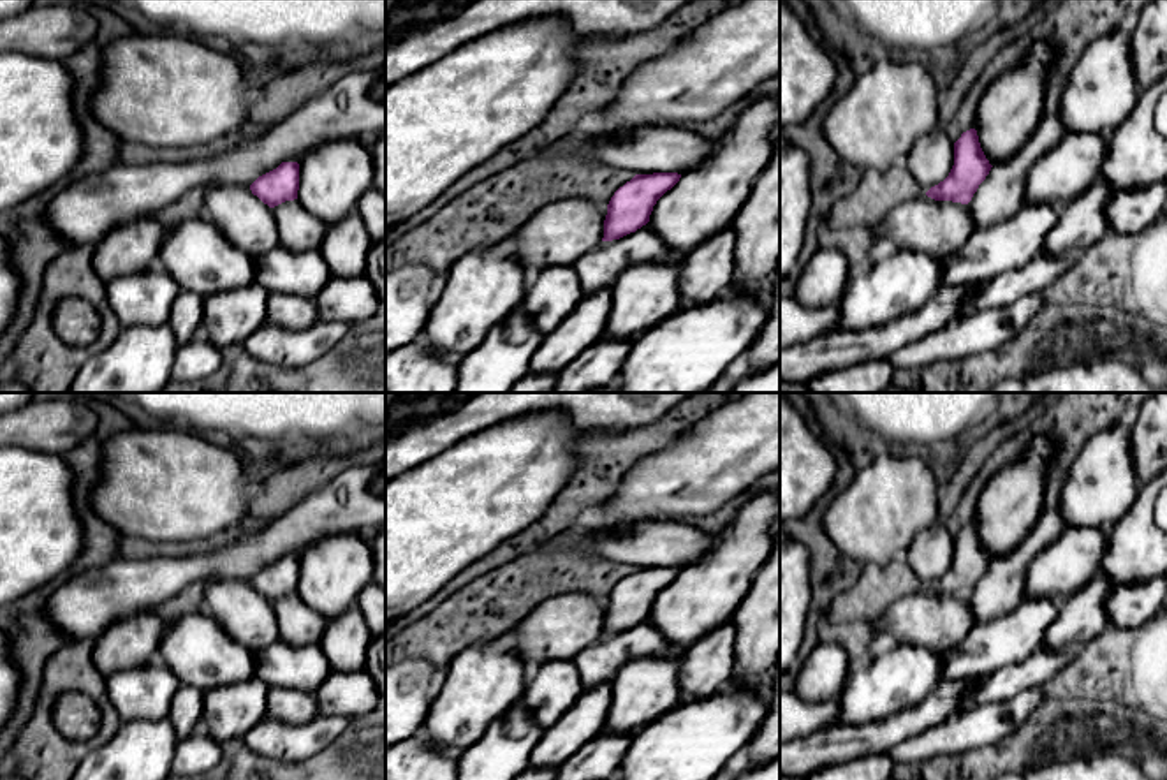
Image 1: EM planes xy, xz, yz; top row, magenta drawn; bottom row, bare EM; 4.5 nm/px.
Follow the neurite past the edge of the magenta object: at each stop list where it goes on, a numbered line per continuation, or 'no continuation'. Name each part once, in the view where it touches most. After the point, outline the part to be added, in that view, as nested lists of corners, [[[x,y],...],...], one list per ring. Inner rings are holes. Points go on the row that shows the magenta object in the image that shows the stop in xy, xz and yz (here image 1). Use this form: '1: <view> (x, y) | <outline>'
no continuation

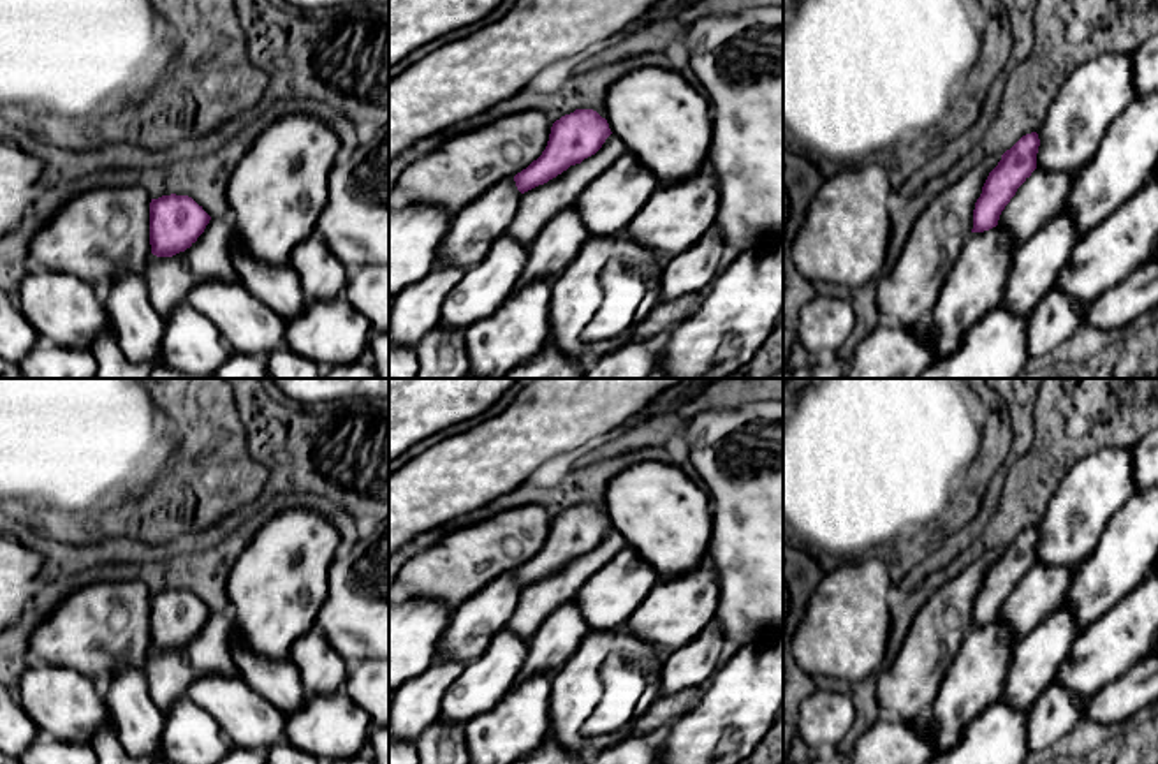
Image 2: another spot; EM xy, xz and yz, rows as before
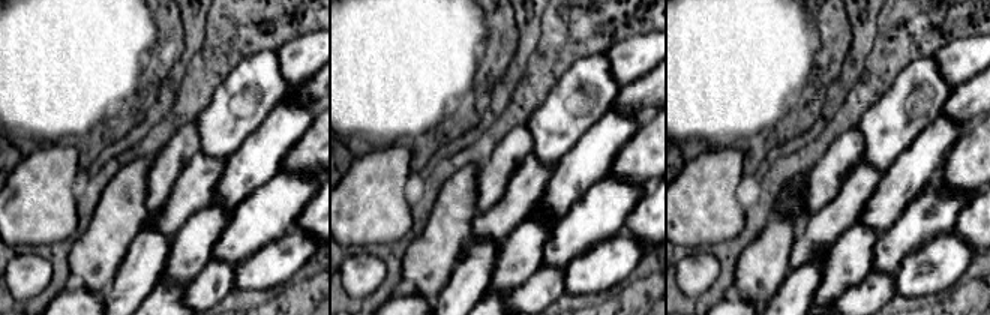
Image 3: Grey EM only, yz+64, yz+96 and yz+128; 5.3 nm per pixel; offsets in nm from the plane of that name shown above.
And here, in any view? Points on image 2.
no continuation

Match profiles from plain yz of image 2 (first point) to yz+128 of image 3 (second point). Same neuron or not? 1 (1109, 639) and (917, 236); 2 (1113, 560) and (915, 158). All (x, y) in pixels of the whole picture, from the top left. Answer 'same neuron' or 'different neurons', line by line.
1: same neuron
2: same neuron

